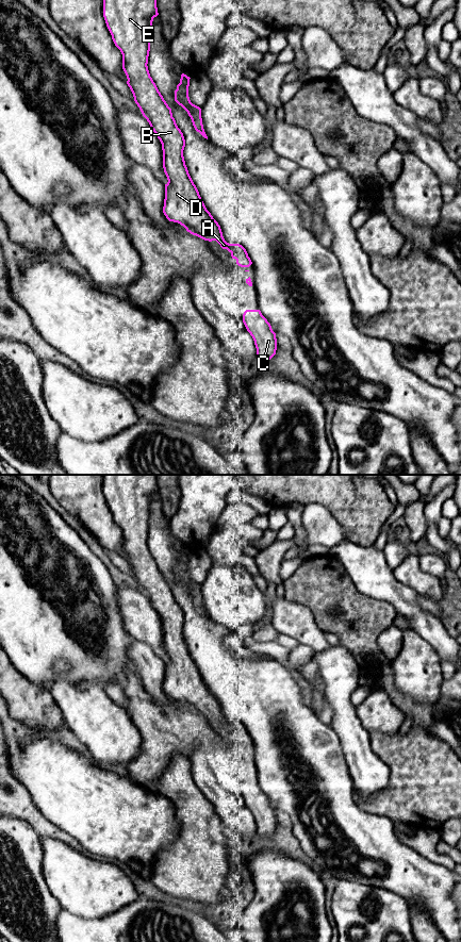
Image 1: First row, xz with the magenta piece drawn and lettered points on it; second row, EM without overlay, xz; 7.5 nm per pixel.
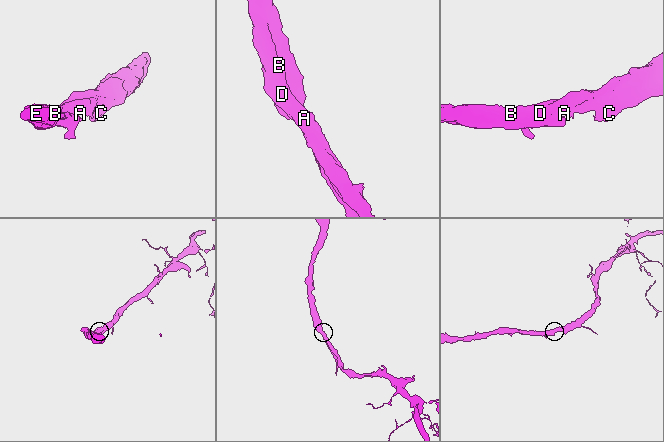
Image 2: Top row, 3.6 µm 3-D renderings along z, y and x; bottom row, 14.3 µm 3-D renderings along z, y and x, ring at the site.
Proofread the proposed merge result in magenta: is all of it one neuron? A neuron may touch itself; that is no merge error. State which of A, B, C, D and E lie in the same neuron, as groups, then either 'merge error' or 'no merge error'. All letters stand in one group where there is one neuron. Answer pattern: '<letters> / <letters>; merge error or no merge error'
A B C D E; no merge error

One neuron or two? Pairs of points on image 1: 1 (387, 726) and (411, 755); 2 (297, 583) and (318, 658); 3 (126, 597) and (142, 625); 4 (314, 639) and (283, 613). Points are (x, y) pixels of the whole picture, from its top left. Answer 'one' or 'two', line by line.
1: two
2: two
3: one
4: one

